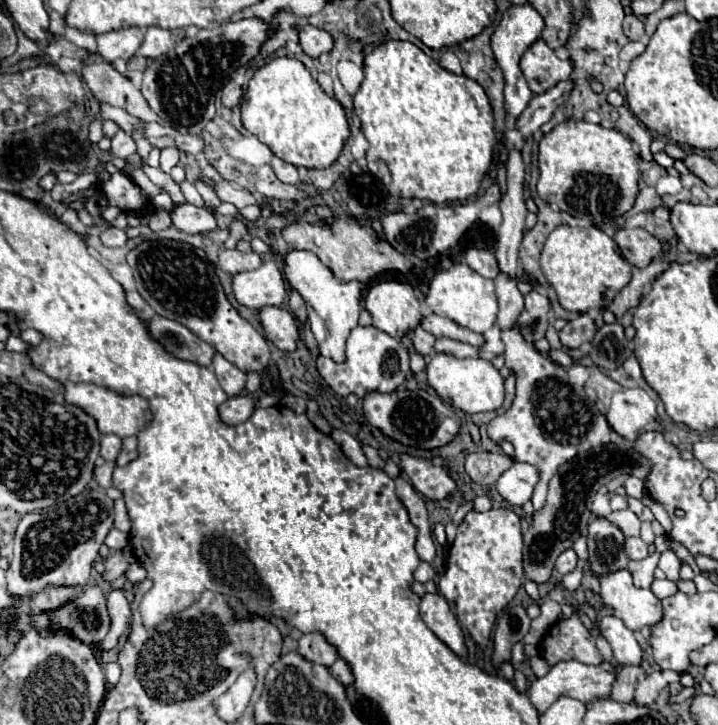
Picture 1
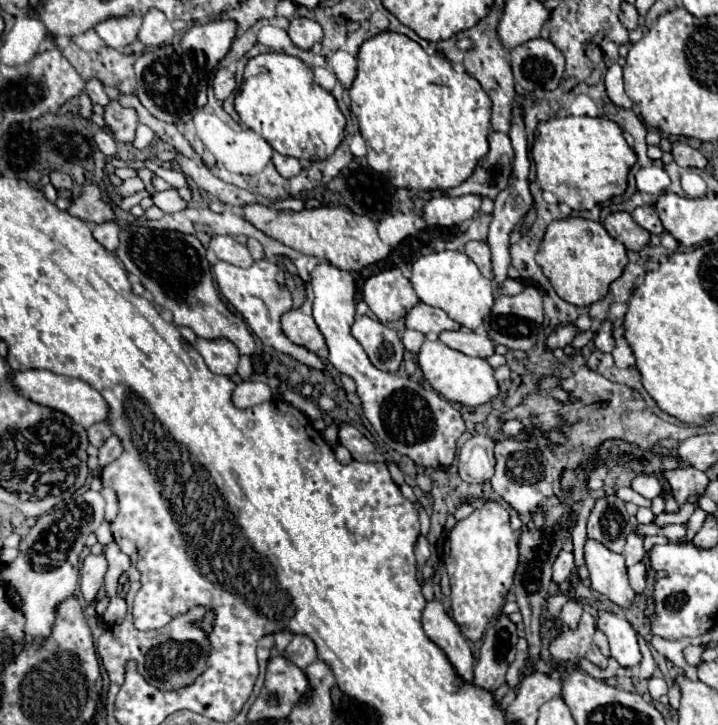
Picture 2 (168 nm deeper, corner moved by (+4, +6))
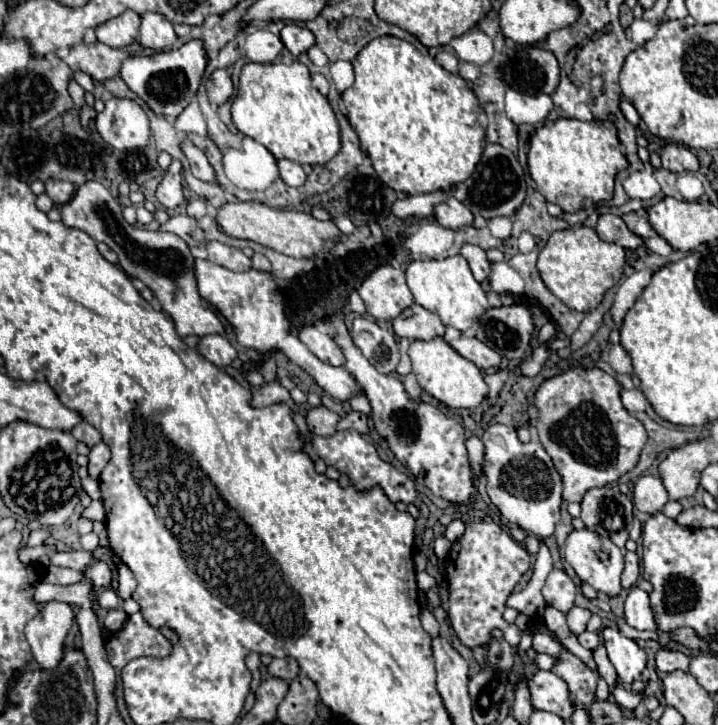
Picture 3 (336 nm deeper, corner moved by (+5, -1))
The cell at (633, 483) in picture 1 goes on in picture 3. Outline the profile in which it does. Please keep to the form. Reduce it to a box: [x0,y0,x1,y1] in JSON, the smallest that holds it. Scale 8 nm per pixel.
[633,476,667,512]

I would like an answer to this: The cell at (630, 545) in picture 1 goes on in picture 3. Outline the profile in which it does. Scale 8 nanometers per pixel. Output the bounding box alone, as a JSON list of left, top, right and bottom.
[621,552,639,588]

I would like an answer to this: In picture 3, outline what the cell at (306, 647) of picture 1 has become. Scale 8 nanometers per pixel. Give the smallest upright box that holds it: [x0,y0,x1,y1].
[267,658,299,682]

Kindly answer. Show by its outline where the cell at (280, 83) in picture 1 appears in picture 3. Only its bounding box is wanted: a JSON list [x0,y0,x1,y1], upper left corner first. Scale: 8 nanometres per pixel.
[231,60,341,166]

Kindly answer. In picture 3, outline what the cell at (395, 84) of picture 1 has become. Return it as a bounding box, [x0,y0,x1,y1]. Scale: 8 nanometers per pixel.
[341,36,485,194]

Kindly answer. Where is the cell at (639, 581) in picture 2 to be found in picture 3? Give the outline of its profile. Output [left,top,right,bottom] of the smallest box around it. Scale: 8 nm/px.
[625,586,657,630]

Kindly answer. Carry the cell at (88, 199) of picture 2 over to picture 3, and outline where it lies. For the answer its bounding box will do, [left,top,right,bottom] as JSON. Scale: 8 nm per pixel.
[61,182,225,336]

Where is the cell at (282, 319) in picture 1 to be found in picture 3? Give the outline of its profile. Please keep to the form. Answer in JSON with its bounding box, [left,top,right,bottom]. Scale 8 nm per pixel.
[297,326,345,366]

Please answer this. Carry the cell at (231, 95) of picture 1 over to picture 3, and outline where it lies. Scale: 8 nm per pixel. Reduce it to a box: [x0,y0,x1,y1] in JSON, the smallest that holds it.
[207,70,234,104]

